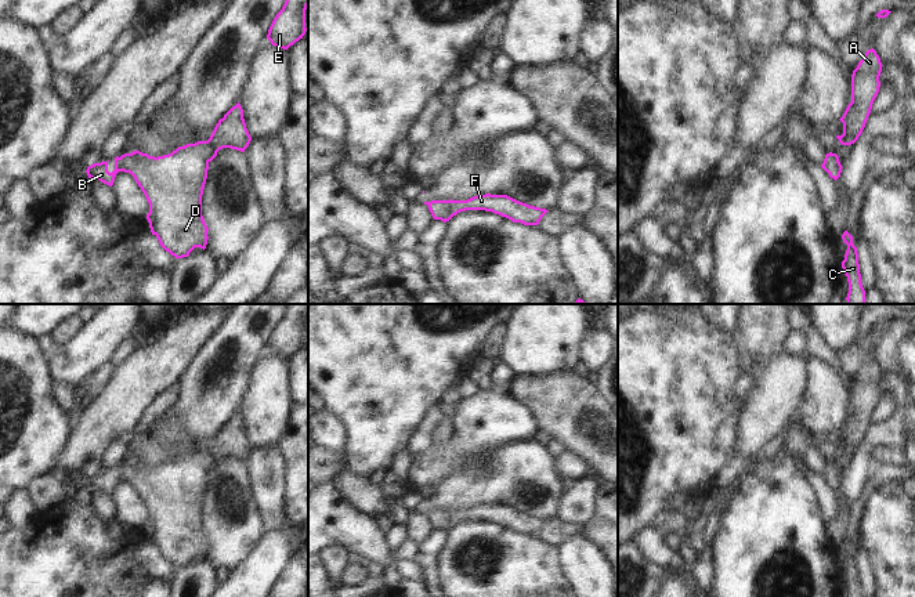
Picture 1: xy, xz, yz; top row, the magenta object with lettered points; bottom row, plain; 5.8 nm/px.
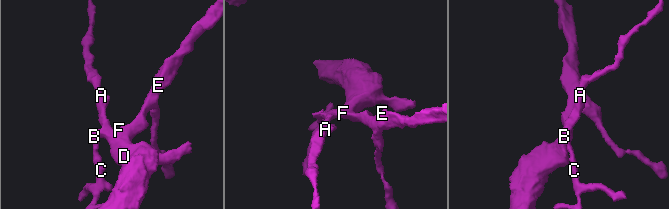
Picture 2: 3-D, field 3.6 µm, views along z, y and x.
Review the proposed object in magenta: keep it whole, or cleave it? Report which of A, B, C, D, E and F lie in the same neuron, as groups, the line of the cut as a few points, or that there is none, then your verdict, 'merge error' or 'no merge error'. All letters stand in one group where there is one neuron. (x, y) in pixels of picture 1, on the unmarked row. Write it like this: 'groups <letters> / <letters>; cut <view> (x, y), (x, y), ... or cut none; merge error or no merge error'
groups A D E F / B C; cut xy (120, 467), (120, 477), (118, 480); merge error

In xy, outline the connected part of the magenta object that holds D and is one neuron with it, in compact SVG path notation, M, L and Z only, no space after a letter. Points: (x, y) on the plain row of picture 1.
M238 412L218 430L207 451L158 467L140 460L120 466L119 481L134 486L149 513L147 529L152 544L176 568L188 567L195 557L206 558L209 538L202 525L202 504L209 473L223 457L245 462L250 451Z

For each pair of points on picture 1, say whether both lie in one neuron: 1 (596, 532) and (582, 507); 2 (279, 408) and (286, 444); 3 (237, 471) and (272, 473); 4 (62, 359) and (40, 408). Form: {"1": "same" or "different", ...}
{"1": "different", "2": "different", "3": "different", "4": "different"}

